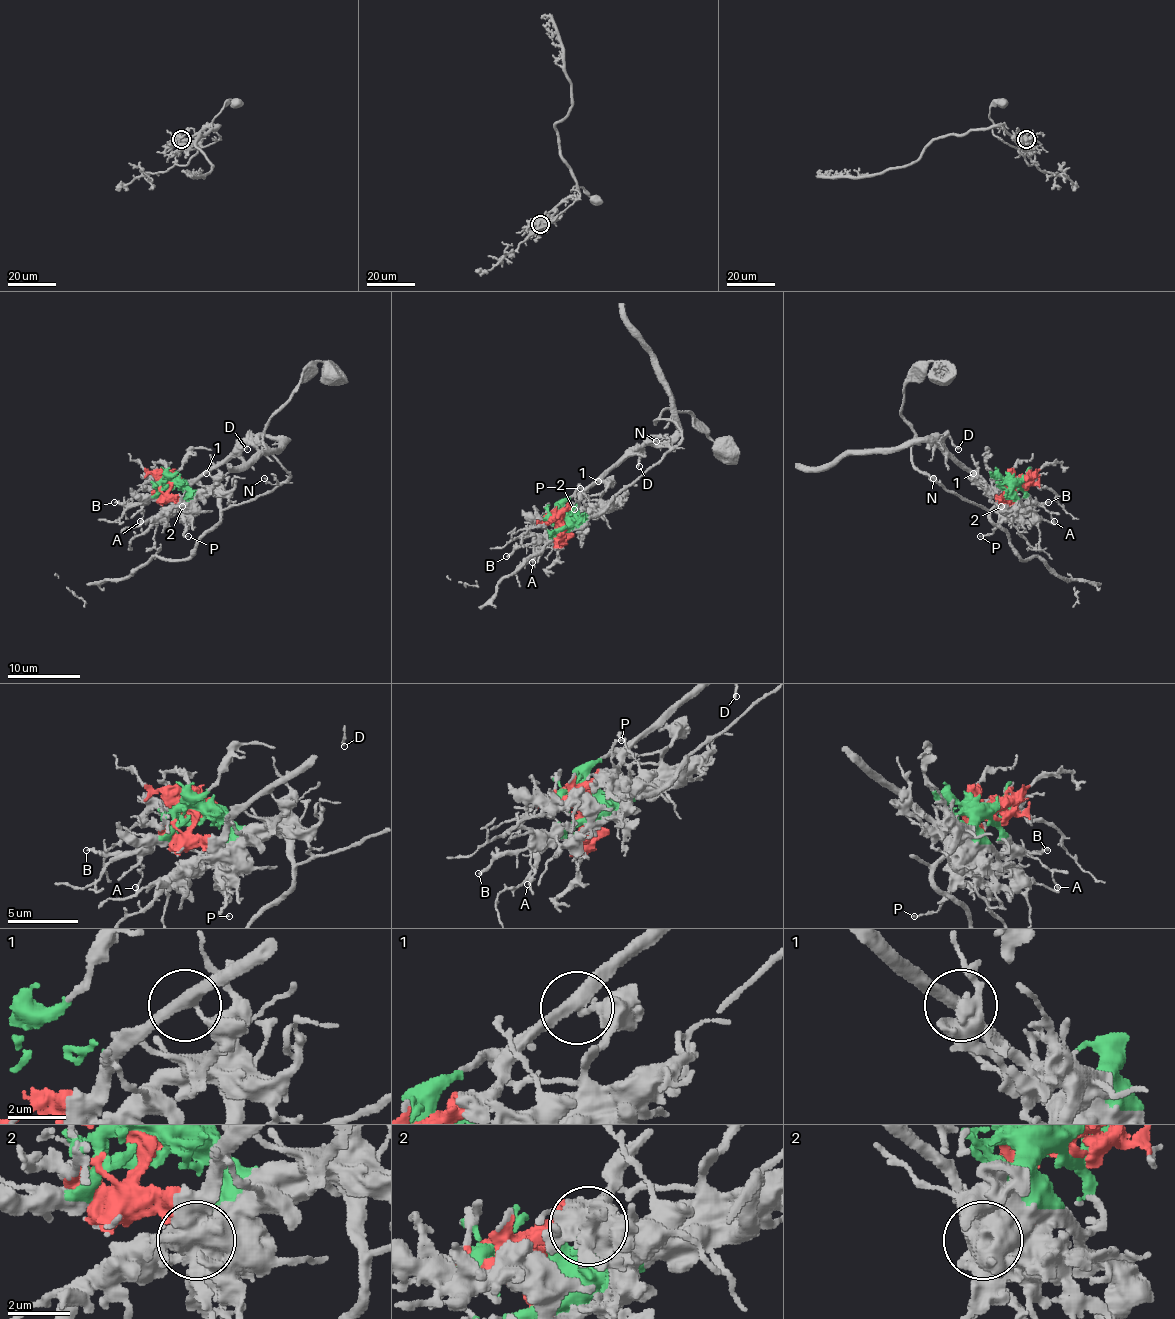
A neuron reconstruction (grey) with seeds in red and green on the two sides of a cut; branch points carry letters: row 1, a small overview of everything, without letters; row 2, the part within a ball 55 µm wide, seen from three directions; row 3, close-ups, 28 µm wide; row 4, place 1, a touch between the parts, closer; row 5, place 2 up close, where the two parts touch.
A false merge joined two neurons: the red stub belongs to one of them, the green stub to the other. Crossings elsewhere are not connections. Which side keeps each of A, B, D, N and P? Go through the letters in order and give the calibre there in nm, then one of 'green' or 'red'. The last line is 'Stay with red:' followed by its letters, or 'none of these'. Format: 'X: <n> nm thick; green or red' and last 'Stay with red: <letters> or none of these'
A: 100 nm thick; green
B: 220 nm thick; green
D: 170 nm thick; red
N: 120 nm thick; green
P: 150 nm thick; red
Stay with red: D, P

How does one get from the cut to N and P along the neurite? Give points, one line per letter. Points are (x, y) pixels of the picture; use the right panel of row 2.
N: (1013, 480), (1008, 491), (990, 509), (968, 502), (934, 478)
P: (1013, 480), (1004, 493), (999, 524), (991, 533), (981, 536)

